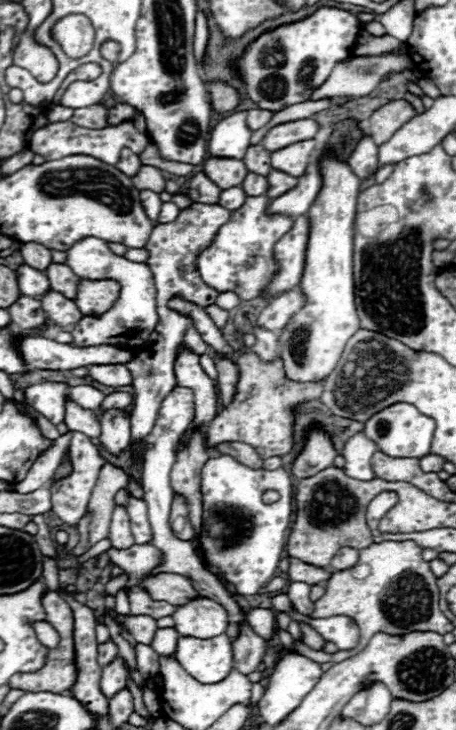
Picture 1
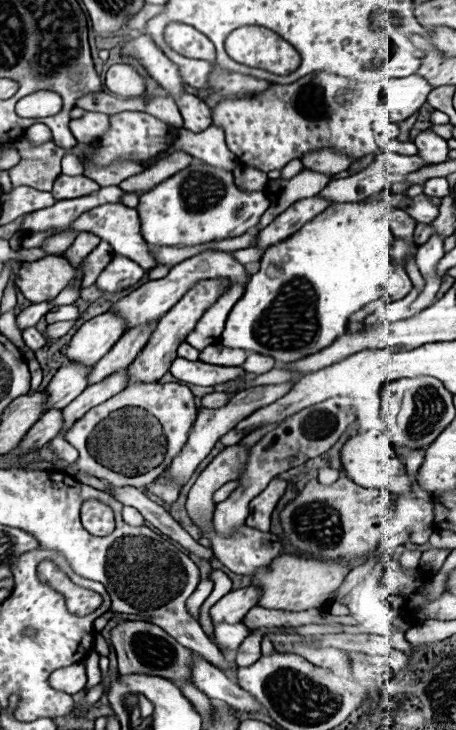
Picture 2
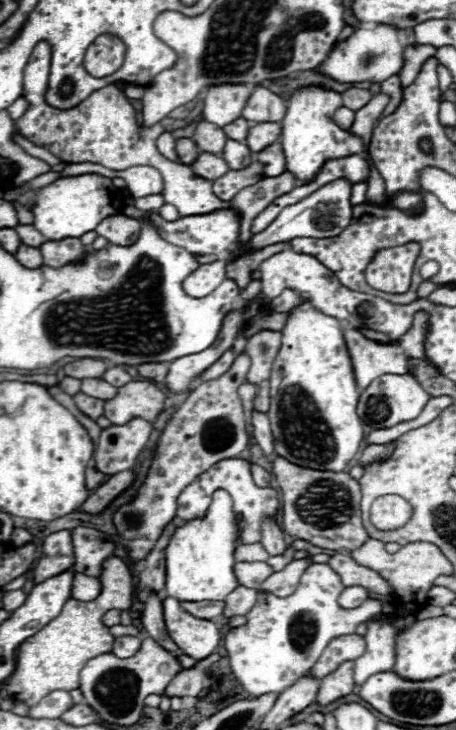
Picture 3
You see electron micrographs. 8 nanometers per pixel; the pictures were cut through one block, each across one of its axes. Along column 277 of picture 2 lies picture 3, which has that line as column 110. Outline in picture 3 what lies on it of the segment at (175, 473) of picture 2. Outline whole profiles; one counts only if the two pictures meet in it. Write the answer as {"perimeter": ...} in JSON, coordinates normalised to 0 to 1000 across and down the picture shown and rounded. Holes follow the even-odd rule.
{"perimeter":[[[224,518],[180,521],[180,537],[189,537],[193,542],[206,542],[206,545],[219,545],[219,548],[241,548],[254,542],[254,532],[237,523],[228,523]]]}

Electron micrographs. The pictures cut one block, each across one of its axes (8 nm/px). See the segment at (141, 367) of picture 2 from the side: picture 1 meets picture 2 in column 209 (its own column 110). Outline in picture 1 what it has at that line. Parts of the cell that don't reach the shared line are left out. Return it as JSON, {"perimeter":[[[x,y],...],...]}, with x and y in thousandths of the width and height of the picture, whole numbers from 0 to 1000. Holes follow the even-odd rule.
{"perimeter":[[[175,384],[167,416],[184,433],[224,433],[241,425],[263,405],[263,389],[254,384]]]}

